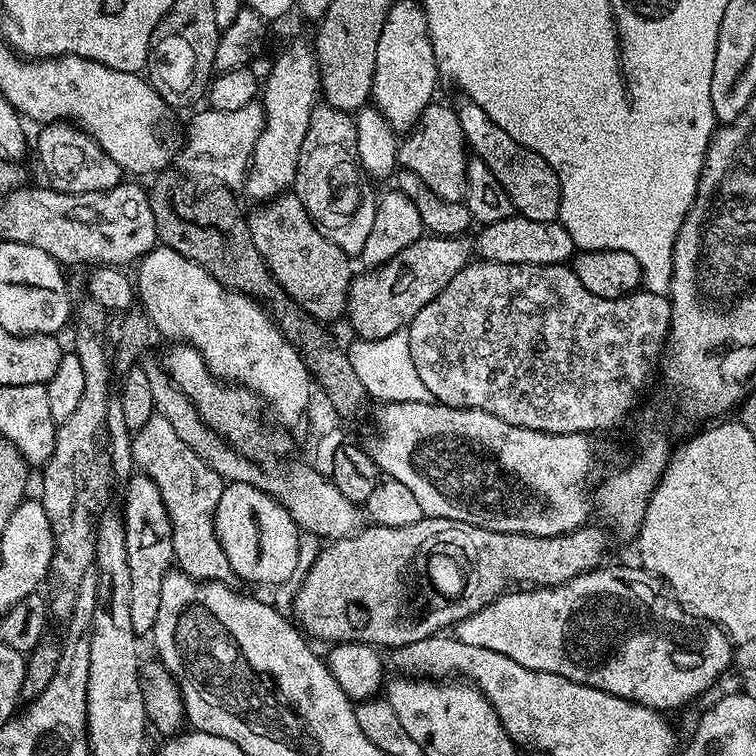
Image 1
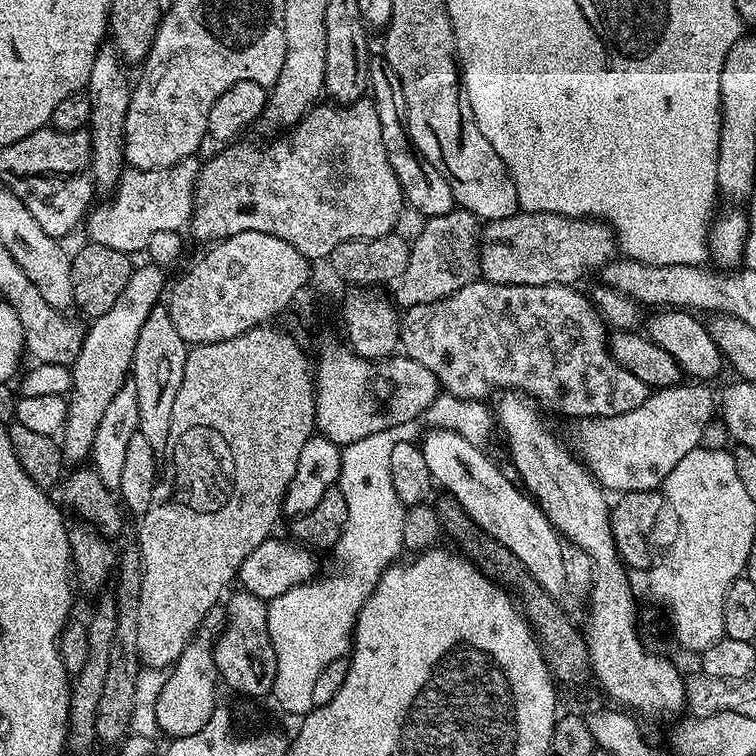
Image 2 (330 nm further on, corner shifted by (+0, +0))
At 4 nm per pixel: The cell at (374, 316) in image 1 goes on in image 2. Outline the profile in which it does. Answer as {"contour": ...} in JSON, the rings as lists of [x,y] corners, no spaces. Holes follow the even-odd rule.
{"contour":[[[518,210],[510,218],[493,220],[483,229],[480,242],[480,276],[491,284],[575,285],[587,272],[595,273],[618,256],[618,237],[610,224],[582,216]]]}

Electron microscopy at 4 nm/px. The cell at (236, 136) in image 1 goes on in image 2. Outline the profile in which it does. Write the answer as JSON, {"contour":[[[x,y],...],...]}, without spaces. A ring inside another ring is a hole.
{"contour":[[[196,158],[180,160],[169,168],[155,168],[149,172],[141,168],[128,168],[120,173],[116,182],[114,197],[102,204],[97,203],[88,213],[84,227],[89,234],[88,238],[95,244],[108,246],[114,250],[122,250],[129,254],[145,251],[148,241],[161,230],[181,231],[191,221],[193,196],[196,195],[196,175],[200,172],[201,161]]]}

